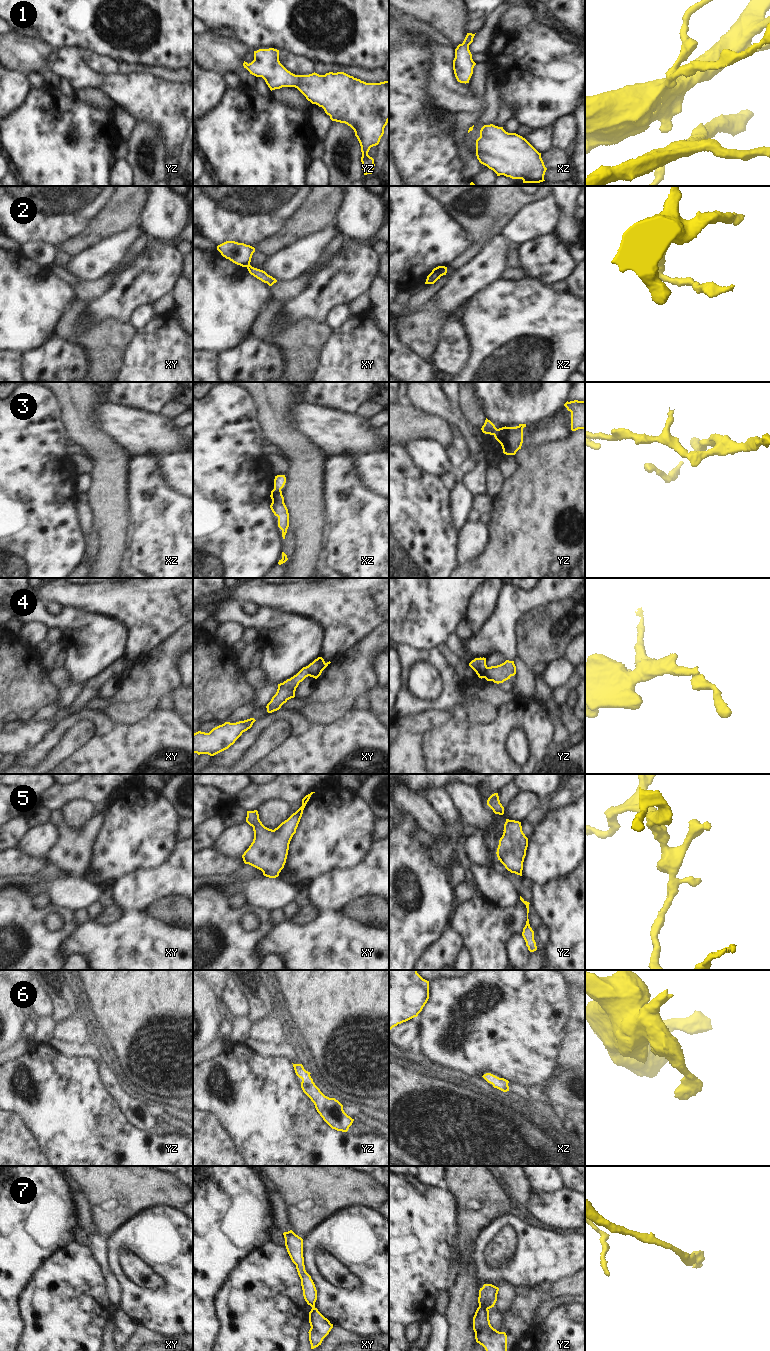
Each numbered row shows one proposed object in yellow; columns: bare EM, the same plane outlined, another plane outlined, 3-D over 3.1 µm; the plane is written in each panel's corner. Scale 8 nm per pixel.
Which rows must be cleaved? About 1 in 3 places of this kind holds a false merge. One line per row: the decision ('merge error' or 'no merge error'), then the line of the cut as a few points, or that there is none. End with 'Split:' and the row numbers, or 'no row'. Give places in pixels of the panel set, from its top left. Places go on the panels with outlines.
1: no merge error; cut none
2: merge error; cut xy (249, 264), (246, 266)
3: merge error; cut xz (274, 487), (280, 490)
4: merge error; cut yz (487, 667), (483, 677)
5: no merge error; cut none
6: no merge error; cut none
7: merge error; cut yz (479, 1305), (487, 1309)
Split: 2, 3, 4, 7

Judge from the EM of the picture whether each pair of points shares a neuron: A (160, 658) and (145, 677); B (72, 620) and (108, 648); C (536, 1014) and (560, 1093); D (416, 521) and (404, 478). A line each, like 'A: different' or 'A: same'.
A: same
B: same
C: different
D: same

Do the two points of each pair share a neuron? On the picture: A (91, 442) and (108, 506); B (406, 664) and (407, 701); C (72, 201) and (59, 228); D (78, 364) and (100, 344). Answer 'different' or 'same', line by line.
A: same
B: same
C: same
D: different

